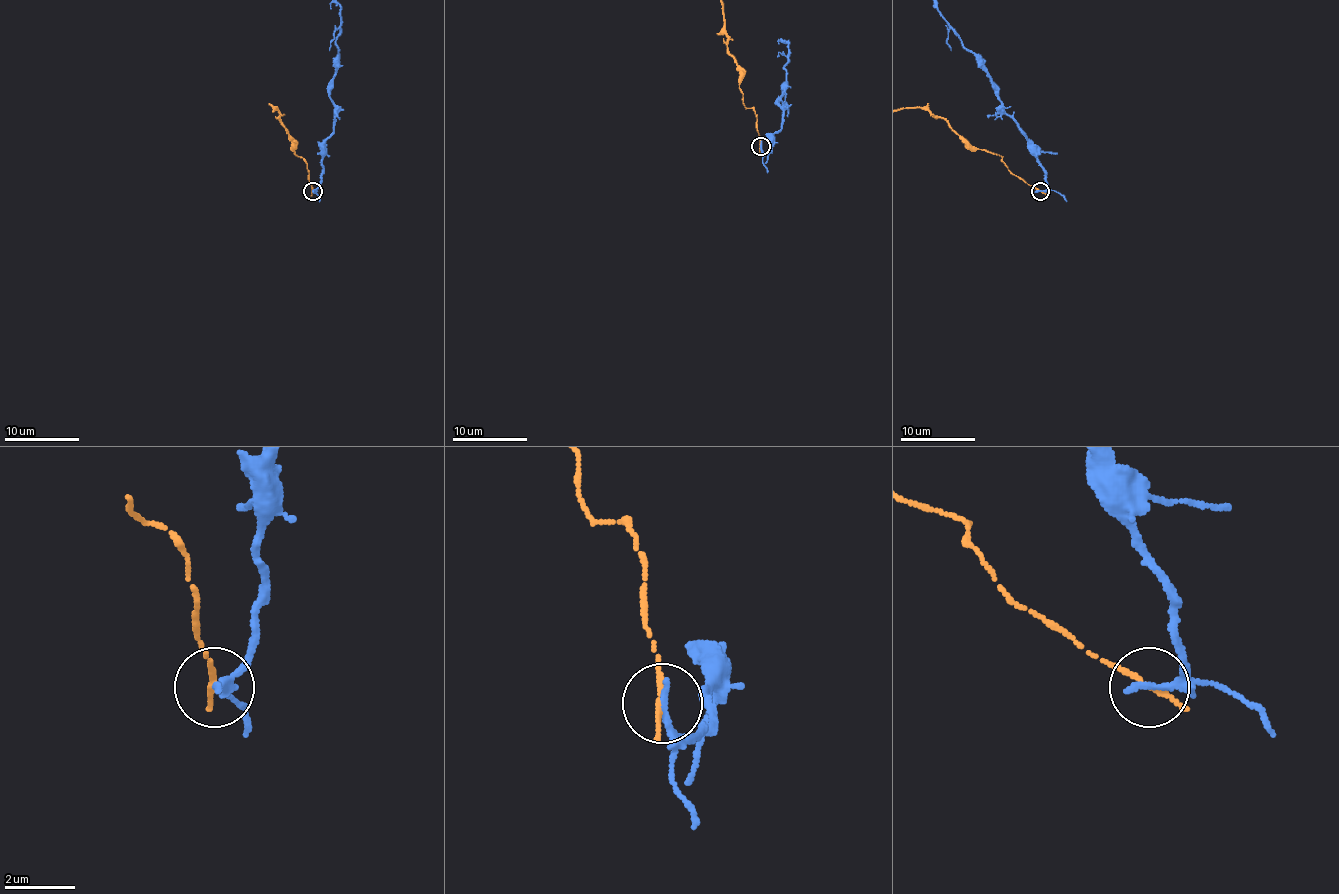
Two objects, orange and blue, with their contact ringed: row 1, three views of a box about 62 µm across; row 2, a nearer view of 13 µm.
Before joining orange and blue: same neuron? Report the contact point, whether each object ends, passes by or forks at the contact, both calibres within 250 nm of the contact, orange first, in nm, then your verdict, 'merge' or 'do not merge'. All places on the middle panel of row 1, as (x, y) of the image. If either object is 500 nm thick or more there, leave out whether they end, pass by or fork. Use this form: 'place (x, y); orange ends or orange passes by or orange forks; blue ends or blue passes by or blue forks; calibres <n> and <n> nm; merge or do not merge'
place (760, 146); orange ends; blue ends; calibres 180 and 240 nm; do not merge

